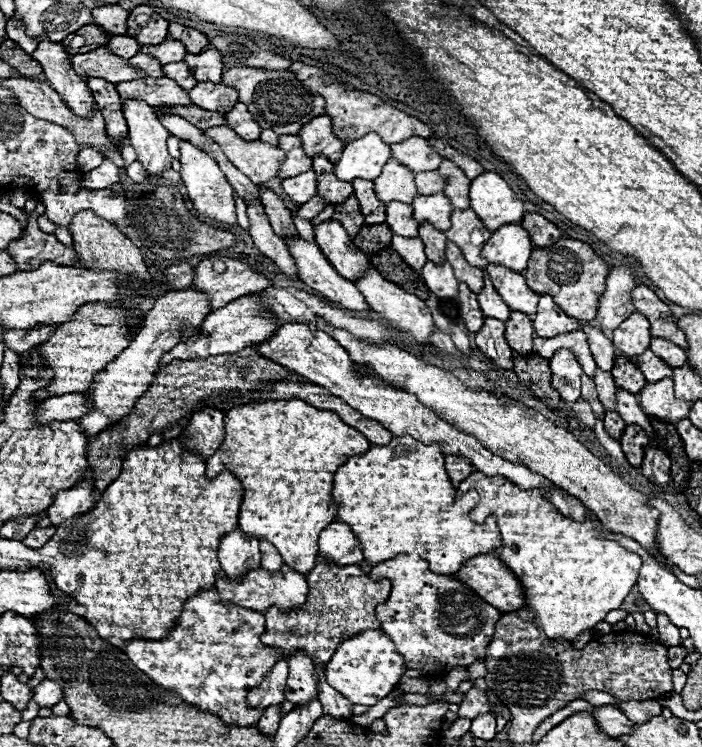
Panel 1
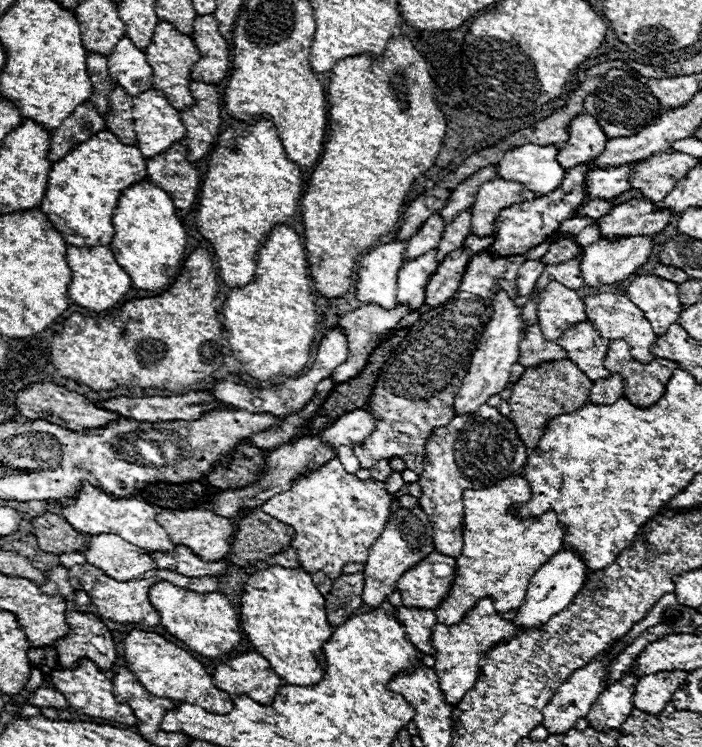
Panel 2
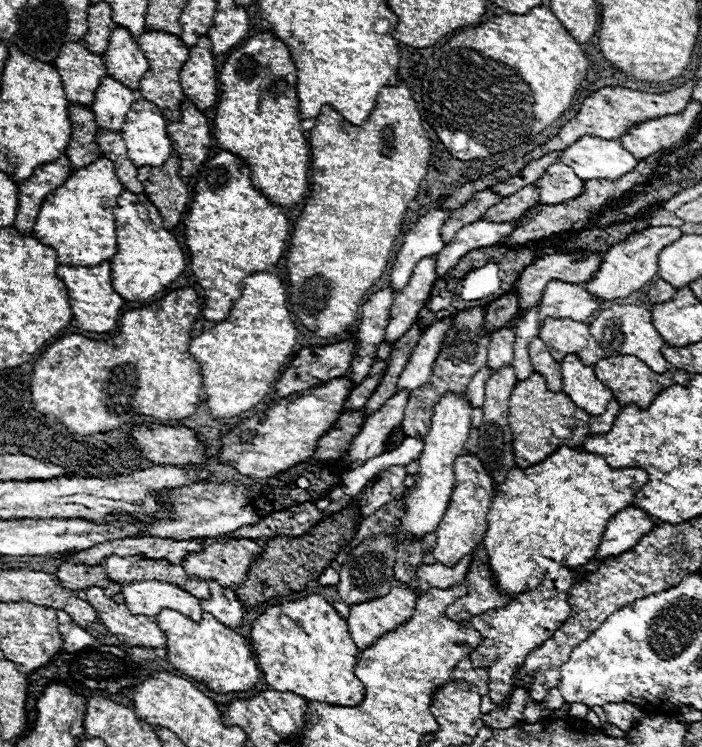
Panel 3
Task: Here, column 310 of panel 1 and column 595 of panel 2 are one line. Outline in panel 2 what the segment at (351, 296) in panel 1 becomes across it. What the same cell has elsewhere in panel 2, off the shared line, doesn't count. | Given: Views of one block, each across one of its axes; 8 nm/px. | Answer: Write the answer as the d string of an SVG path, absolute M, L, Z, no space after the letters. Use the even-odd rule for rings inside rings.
M636 236L636 238L622 238L622 240L598 240L598 242L590 244L582 252L582 260L580 260L584 286L598 288L604 284L614 284L614 282L626 280L642 264L648 262L648 258L652 254L652 244L654 242L650 236Z

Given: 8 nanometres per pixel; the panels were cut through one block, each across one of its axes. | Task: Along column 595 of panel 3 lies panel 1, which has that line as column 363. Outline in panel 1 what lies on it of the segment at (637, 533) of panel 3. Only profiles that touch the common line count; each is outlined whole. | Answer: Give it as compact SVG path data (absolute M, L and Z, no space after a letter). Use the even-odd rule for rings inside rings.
M338 520L320 532L318 556L322 560L328 560L328 562L340 564L340 566L360 564L364 560L362 548L358 546L356 536L352 534L352 530L346 524L342 524Z

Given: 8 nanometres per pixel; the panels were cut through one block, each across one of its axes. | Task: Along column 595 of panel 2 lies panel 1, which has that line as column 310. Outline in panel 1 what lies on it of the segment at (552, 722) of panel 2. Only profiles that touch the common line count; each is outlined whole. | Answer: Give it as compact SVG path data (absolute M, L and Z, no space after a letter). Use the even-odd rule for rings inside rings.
M296 652L288 658L288 684L286 684L286 700L300 706L308 704L308 700L318 698L318 674L314 670L312 658L308 658L302 652Z

